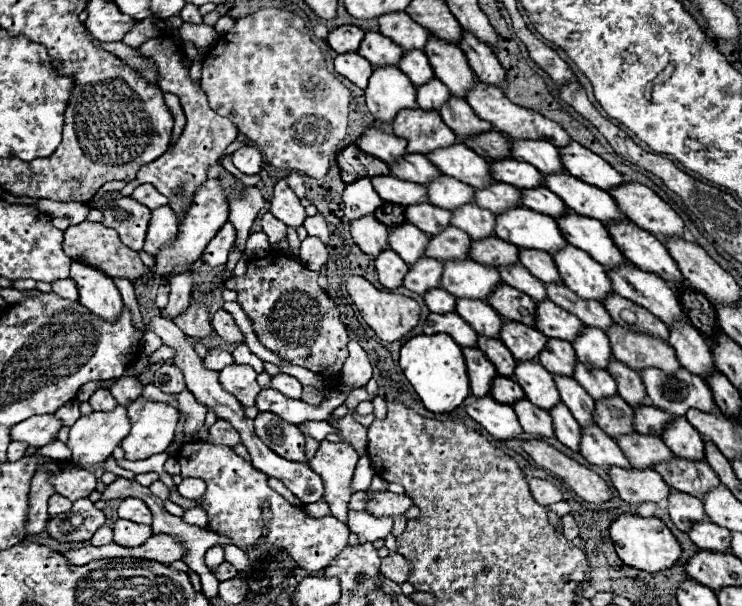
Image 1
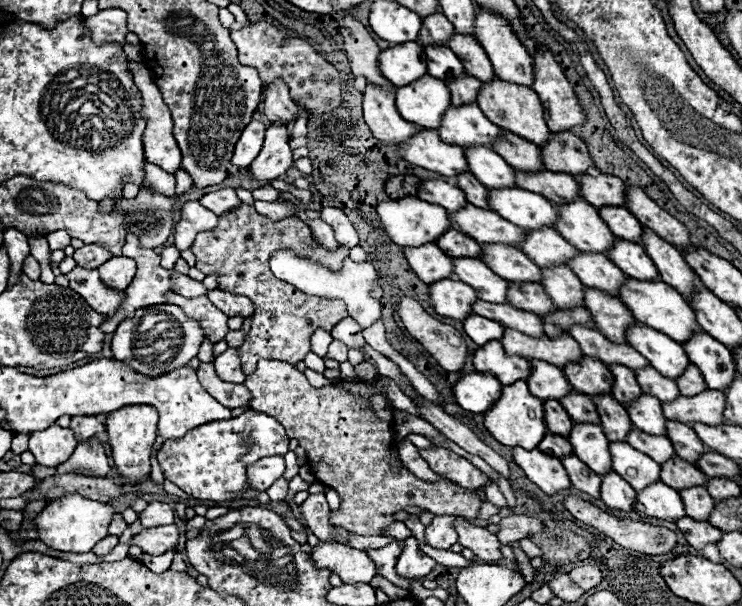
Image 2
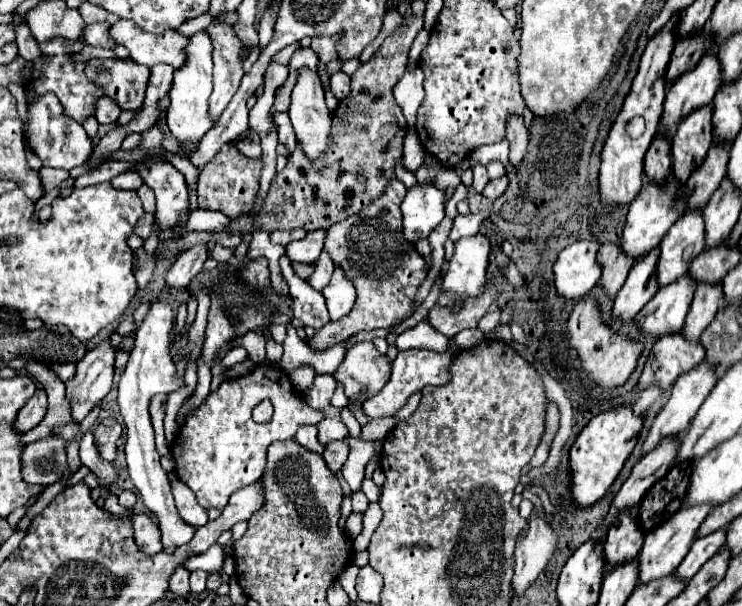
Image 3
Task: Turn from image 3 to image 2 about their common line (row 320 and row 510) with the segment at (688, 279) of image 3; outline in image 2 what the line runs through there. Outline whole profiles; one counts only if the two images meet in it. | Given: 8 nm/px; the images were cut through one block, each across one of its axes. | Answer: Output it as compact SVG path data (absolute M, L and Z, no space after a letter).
M654 482L652 486L640 490L636 494L634 510L640 516L650 516L660 520L678 520L686 514L680 494L662 482Z

